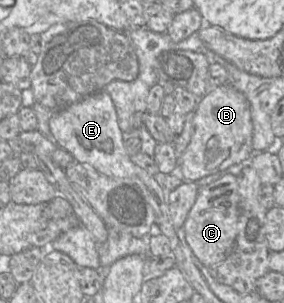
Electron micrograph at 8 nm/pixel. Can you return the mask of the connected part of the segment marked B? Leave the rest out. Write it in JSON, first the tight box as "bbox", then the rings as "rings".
{"bbox":[173,83,254,182],"rings":[[[229,83],[209,89],[201,97],[193,112],[193,133],[189,144],[178,159],[178,167],[173,174],[185,178],[188,182],[195,182],[203,177],[222,172],[230,167],[237,167],[249,161],[254,154],[252,149],[253,126],[250,105],[245,96]]]}

